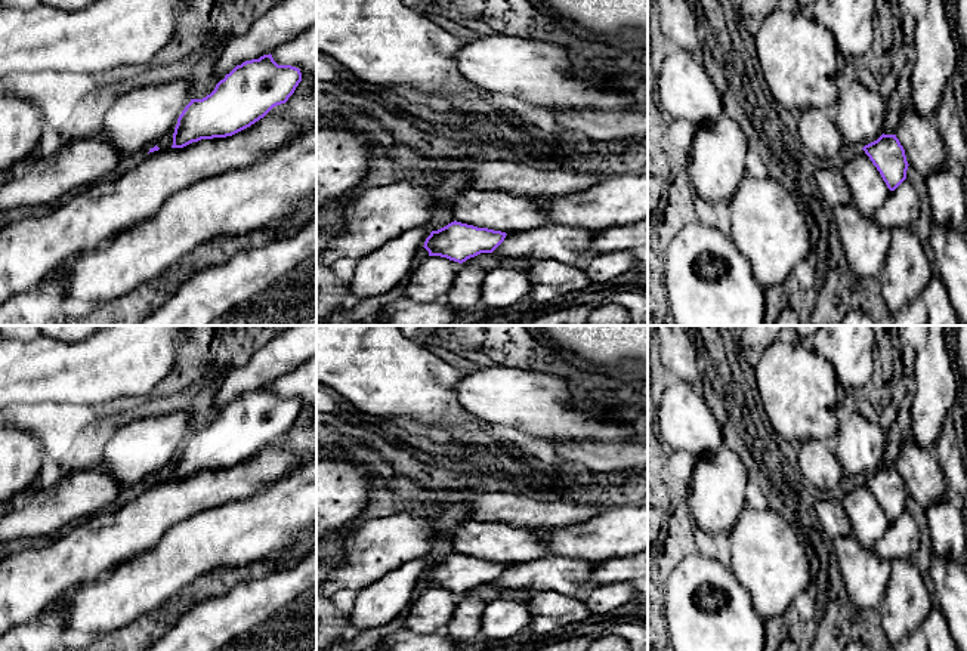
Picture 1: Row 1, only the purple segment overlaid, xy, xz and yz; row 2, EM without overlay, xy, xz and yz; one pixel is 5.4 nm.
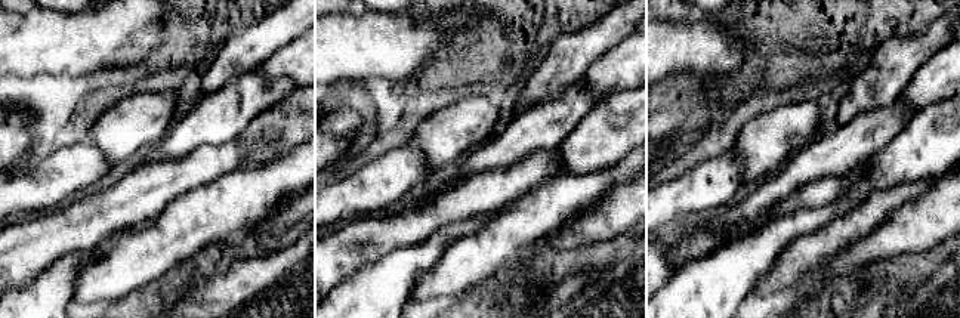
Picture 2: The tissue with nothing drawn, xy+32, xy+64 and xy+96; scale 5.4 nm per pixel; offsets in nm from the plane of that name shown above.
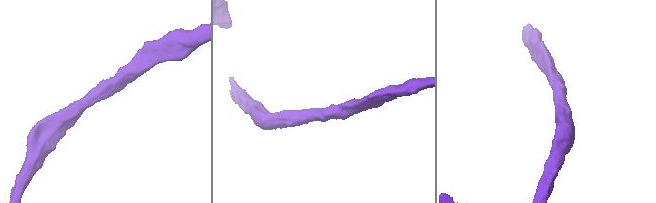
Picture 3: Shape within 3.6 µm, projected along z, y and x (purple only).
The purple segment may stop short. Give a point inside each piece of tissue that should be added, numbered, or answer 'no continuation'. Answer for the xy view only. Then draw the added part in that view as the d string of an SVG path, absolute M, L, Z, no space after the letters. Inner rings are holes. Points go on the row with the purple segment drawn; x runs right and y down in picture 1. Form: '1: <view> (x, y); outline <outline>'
no continuation

